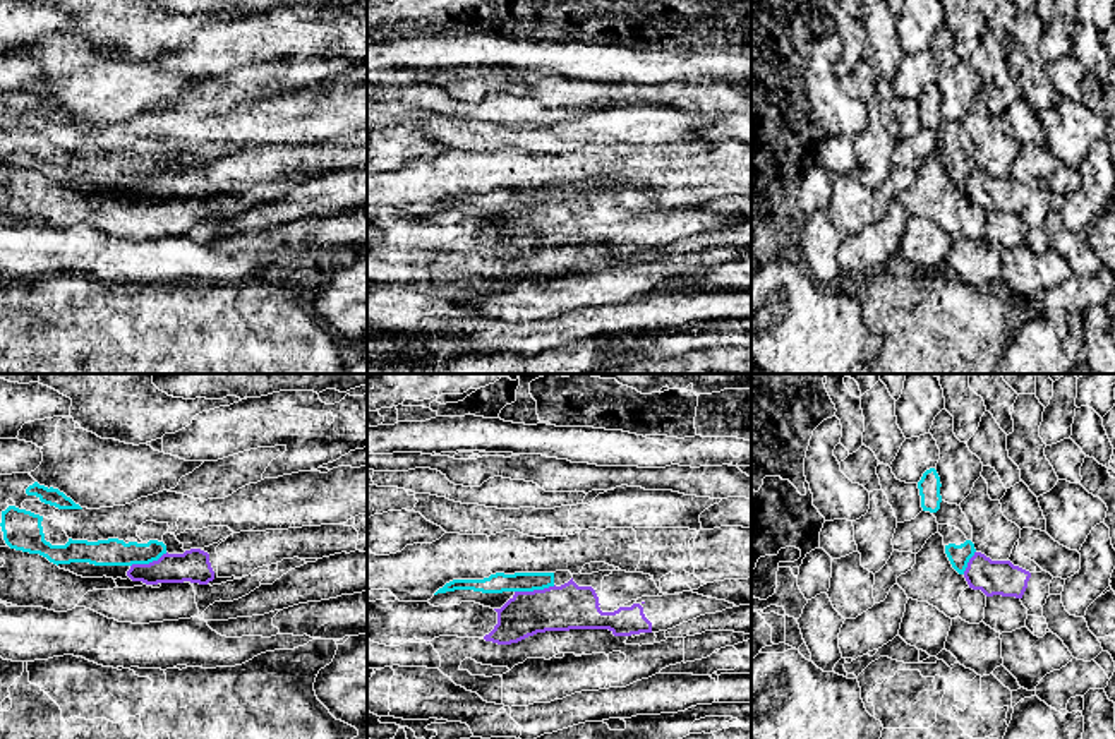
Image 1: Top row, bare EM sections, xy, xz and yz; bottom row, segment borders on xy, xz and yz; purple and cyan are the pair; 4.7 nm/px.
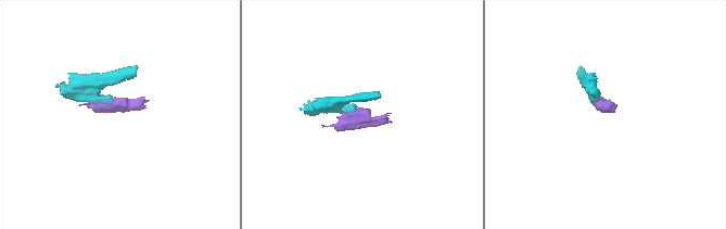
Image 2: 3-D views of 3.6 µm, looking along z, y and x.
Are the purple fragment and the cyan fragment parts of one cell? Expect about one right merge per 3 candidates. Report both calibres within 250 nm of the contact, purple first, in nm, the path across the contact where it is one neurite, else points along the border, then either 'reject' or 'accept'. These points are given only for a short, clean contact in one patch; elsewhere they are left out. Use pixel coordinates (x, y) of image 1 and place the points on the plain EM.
calibres 220 and 100 nm; border xz (554, 201), (515, 208); reject

